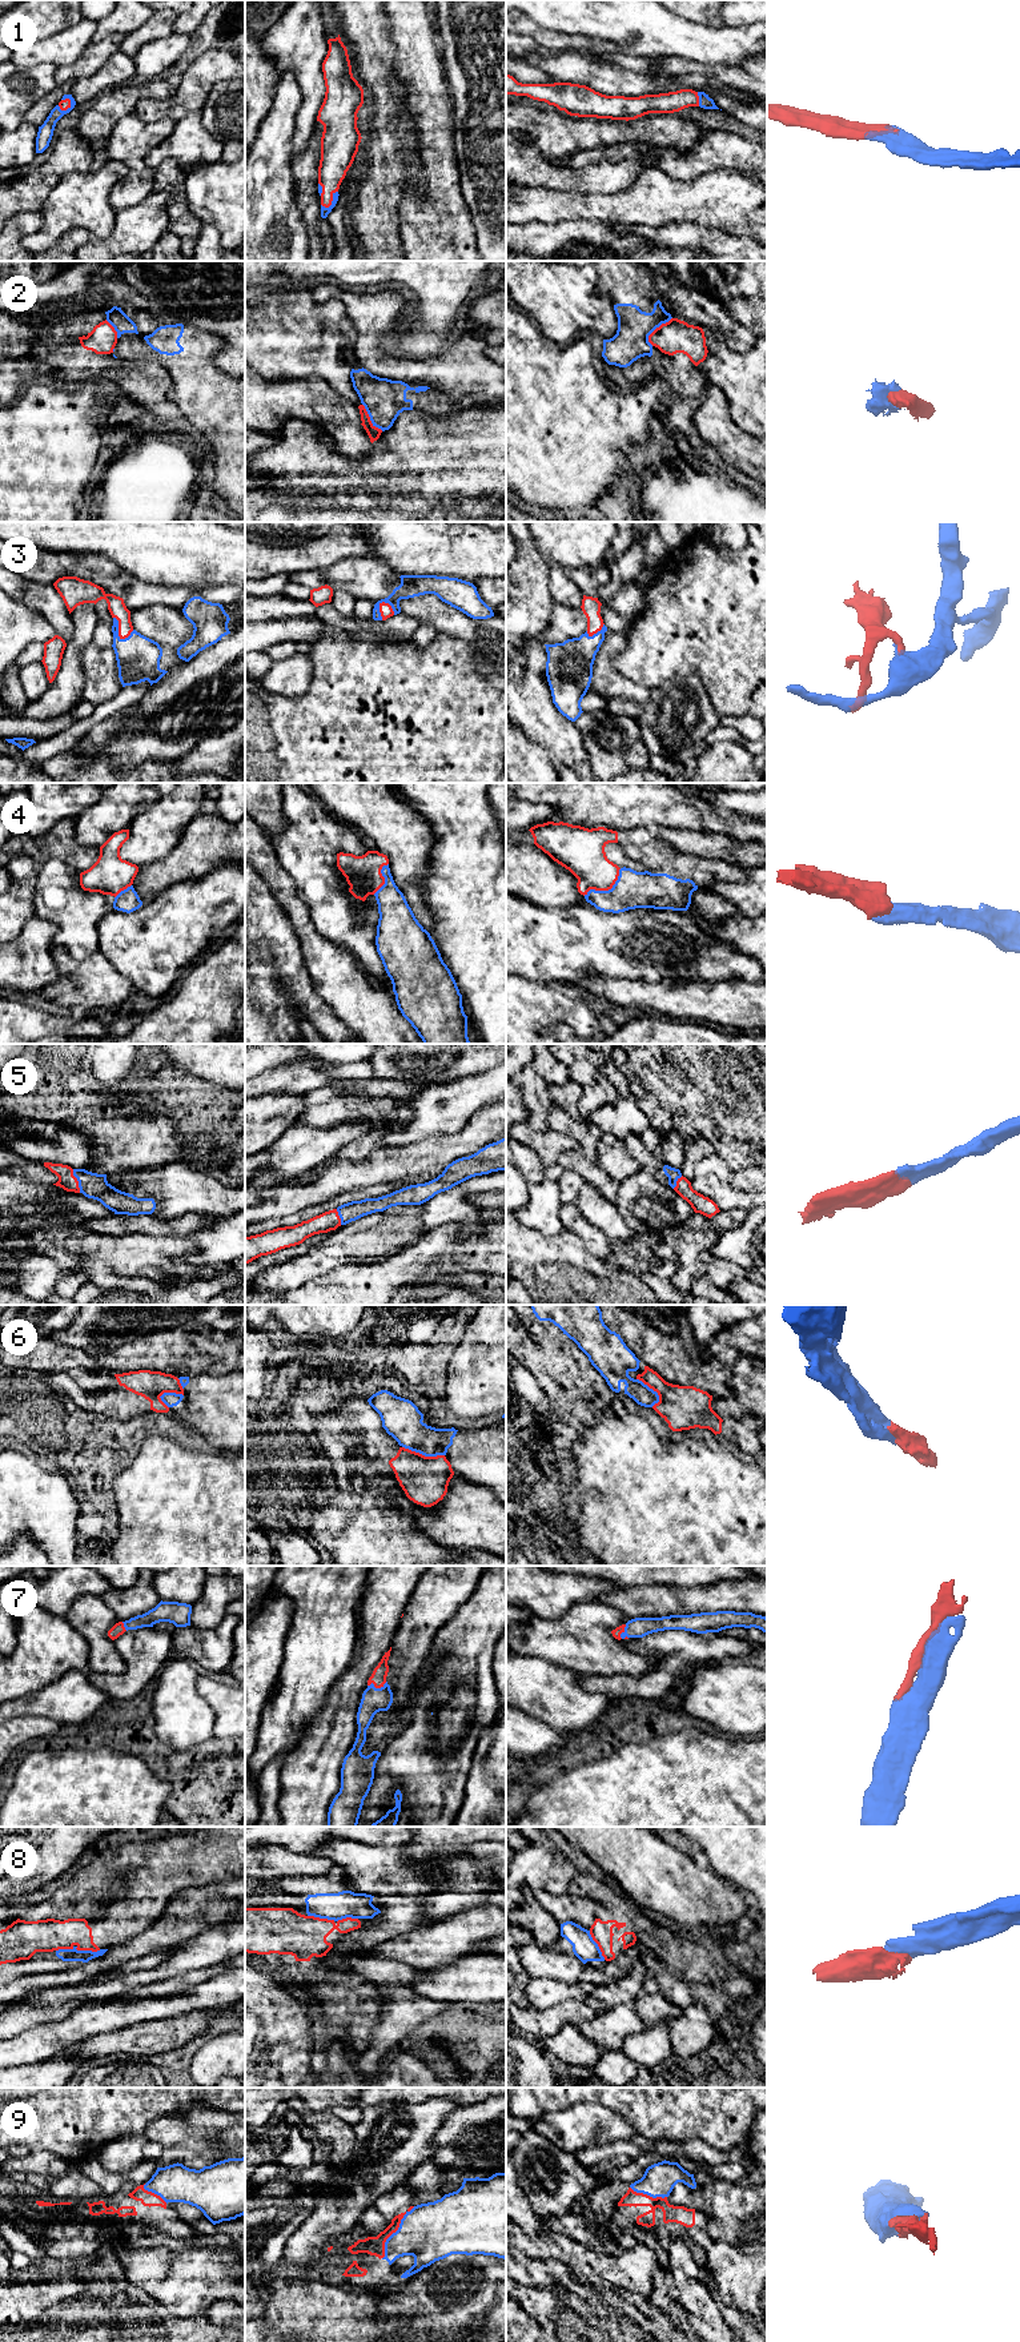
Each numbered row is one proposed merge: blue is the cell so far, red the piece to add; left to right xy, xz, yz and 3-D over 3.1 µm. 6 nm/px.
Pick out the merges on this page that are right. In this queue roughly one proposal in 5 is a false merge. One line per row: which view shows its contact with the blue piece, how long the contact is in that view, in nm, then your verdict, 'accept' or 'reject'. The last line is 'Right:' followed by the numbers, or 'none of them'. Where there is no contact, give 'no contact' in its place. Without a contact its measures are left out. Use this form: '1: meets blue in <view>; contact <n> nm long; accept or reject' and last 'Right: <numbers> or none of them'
1: meets blue in xy; contact 100 nm long; accept
2: meets blue in yz; contact 220 nm long; reject
3: meets blue in xy; contact 160 nm long; accept
4: meets blue in yz; contact 280 nm long; accept
5: meets blue in xy; contact 150 nm long; accept
6: meets blue in xz; contact 260 nm long; reject
7: meets blue in xz; contact 120 nm long; accept
8: meets blue in xy; contact 280 nm long; reject
9: meets blue in xz; contact 380 nm long; accept
Right: 1, 3, 4, 5, 7, 9

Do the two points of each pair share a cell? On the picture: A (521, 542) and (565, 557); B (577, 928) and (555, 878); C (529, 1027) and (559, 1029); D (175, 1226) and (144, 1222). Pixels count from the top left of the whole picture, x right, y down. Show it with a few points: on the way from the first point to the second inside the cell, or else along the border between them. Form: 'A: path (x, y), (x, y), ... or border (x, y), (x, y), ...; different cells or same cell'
A: border (531, 535), (537, 550), (550, 562); different cells
B: border (578, 903), (563, 907), (535, 906); different cells
C: border (545, 1029), (559, 1023), (566, 1023), (574, 1029); different cells
D: path (167, 1226), (152, 1225); same cell

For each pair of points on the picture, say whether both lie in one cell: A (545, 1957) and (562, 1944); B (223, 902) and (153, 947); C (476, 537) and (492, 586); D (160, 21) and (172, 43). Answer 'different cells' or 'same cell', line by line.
A: different cells
B: same cell
C: different cells
D: different cells

